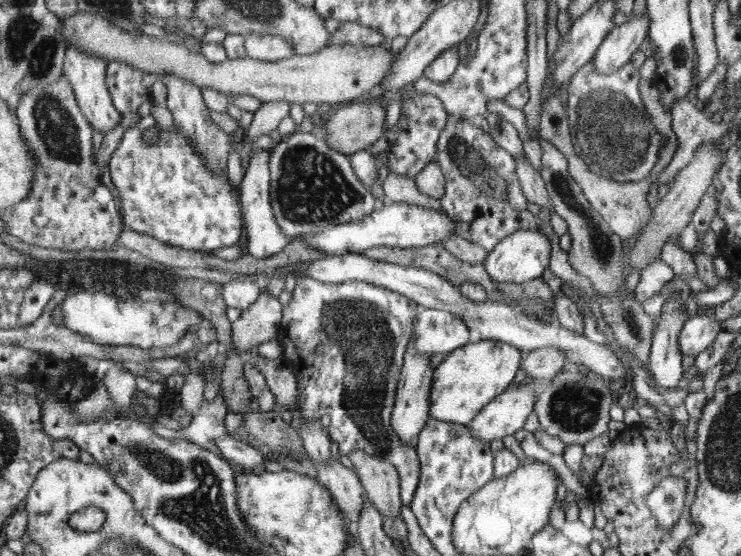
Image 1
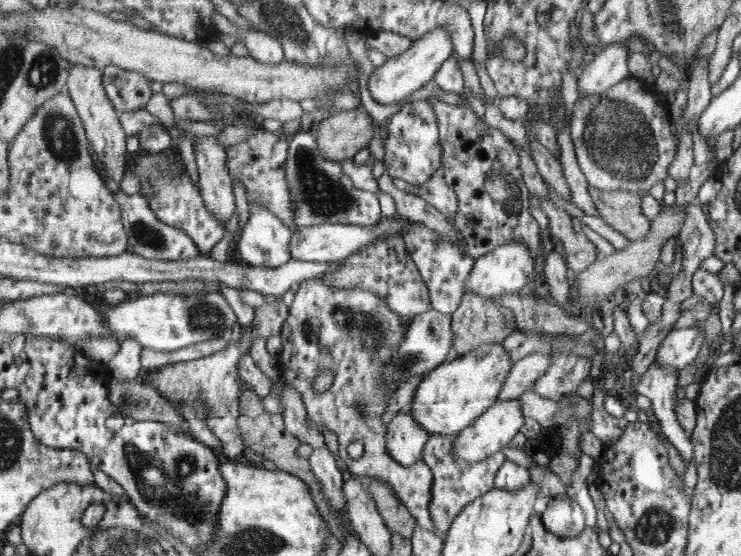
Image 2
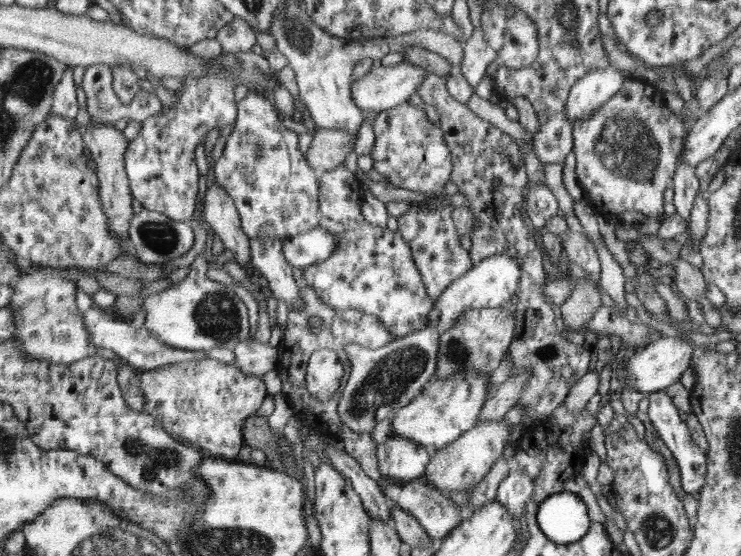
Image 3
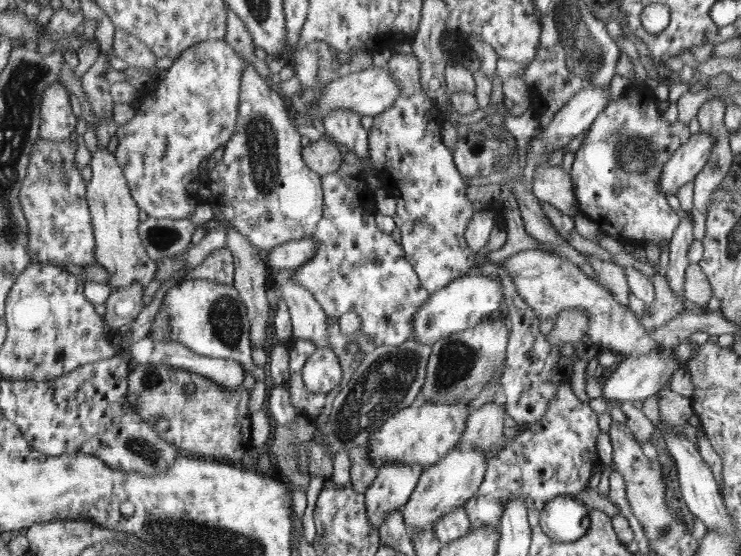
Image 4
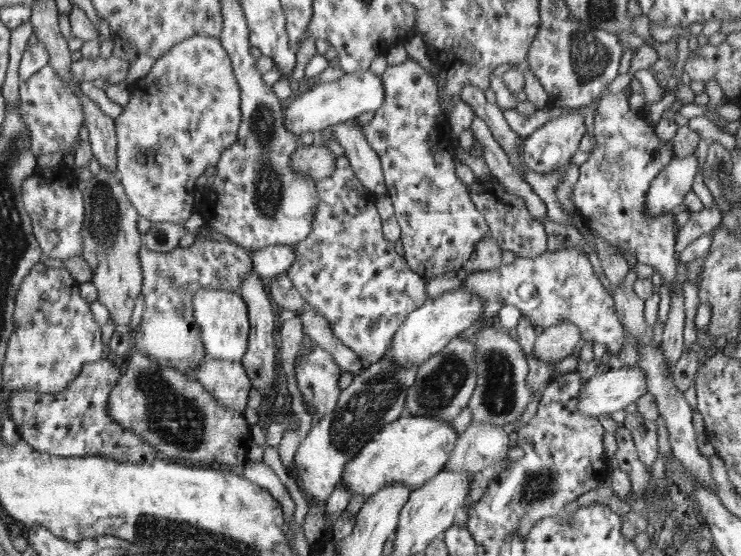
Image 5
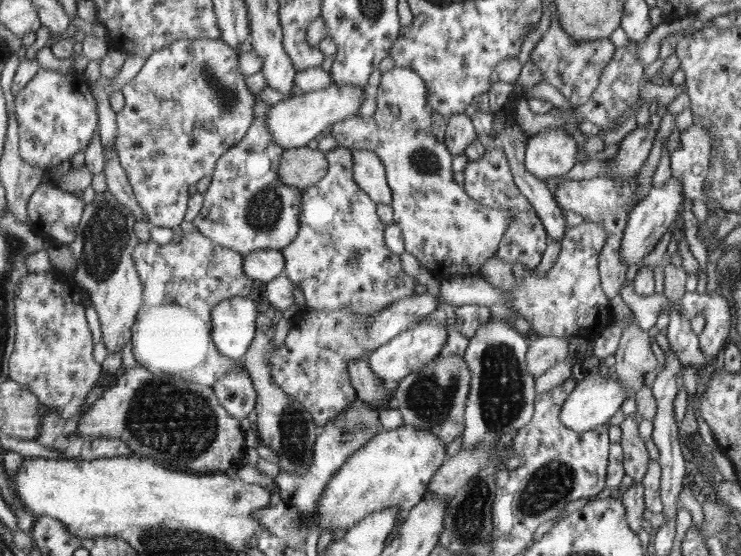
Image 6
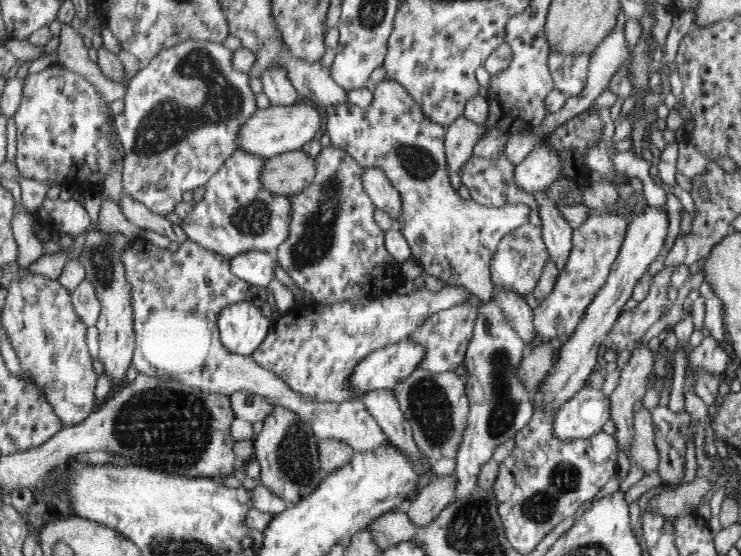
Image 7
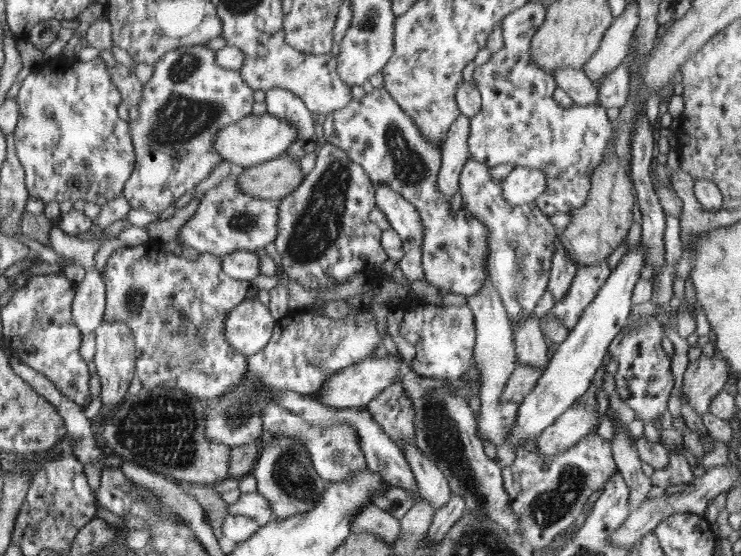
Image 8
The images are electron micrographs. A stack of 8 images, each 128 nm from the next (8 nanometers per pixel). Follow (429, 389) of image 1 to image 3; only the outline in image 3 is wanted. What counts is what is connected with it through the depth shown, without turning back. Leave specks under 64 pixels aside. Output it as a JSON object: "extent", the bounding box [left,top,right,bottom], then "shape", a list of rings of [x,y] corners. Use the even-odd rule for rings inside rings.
{"extent":[377,435,431,482],"shape":[[[392,435],[387,438],[384,444],[377,445],[377,468],[382,474],[382,480],[392,480],[392,482],[410,482],[420,478],[426,470],[427,464],[431,460],[431,451],[424,448],[422,444],[410,442],[406,438]]]}

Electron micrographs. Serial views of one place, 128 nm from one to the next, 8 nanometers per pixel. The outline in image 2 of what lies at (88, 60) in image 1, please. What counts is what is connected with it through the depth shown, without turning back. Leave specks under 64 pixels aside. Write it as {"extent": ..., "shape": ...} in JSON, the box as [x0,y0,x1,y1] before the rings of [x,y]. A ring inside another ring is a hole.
{"extent":[67,64,128,194],"shape":[[[84,64],[70,66],[67,83],[68,92],[71,93],[77,112],[85,123],[90,144],[94,146],[94,154],[103,167],[104,174],[108,176],[106,184],[110,186],[110,192],[116,194],[121,190],[120,182],[122,182],[125,174],[128,134],[122,128],[121,122],[118,122],[114,106],[106,96],[106,91],[102,88],[102,70],[93,67]]]}

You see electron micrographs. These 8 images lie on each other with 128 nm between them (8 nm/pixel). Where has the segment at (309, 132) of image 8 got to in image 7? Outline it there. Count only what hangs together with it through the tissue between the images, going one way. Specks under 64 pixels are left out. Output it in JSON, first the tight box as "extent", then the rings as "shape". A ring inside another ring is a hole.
{"extent":[261,64,302,106],"shape":[[[278,64],[270,67],[270,70],[261,78],[263,92],[268,96],[270,104],[272,106],[292,106],[299,102],[302,98],[293,88],[286,72],[280,69]]]}

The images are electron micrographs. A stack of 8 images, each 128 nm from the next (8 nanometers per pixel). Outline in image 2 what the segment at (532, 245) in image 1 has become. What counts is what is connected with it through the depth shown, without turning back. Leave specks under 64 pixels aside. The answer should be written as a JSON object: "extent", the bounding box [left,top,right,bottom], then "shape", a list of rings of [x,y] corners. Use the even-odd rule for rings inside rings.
{"extent":[464,242,535,301],"shape":[[[512,242],[498,246],[496,250],[480,256],[476,259],[476,267],[473,269],[472,276],[464,285],[465,293],[471,293],[484,299],[494,301],[497,297],[512,295],[527,284],[532,284],[535,271],[535,260],[530,256],[530,250],[522,242]]]}

